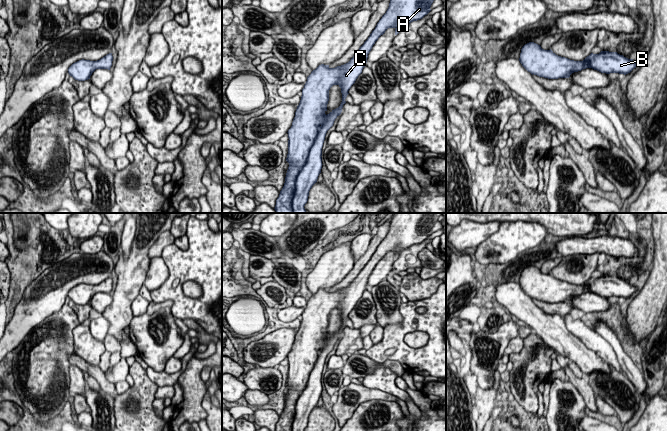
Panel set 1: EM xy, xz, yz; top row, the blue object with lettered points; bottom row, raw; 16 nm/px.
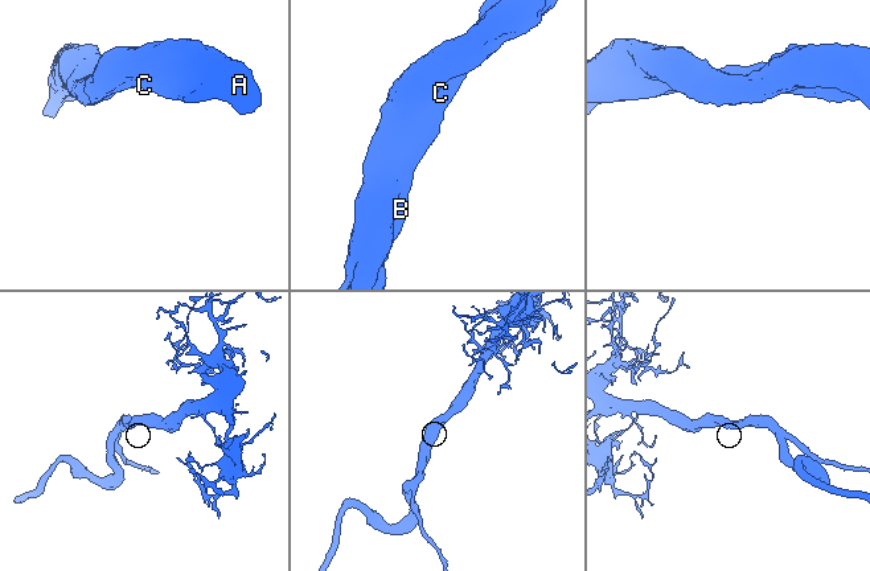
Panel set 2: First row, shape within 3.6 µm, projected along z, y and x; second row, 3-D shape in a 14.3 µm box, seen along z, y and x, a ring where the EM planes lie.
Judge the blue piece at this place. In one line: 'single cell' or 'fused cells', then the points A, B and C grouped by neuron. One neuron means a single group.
single cell; groups A B C

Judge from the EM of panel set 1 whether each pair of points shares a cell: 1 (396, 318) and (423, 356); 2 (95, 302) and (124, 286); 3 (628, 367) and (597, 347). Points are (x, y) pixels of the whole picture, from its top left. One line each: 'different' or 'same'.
1: different
2: different
3: different

